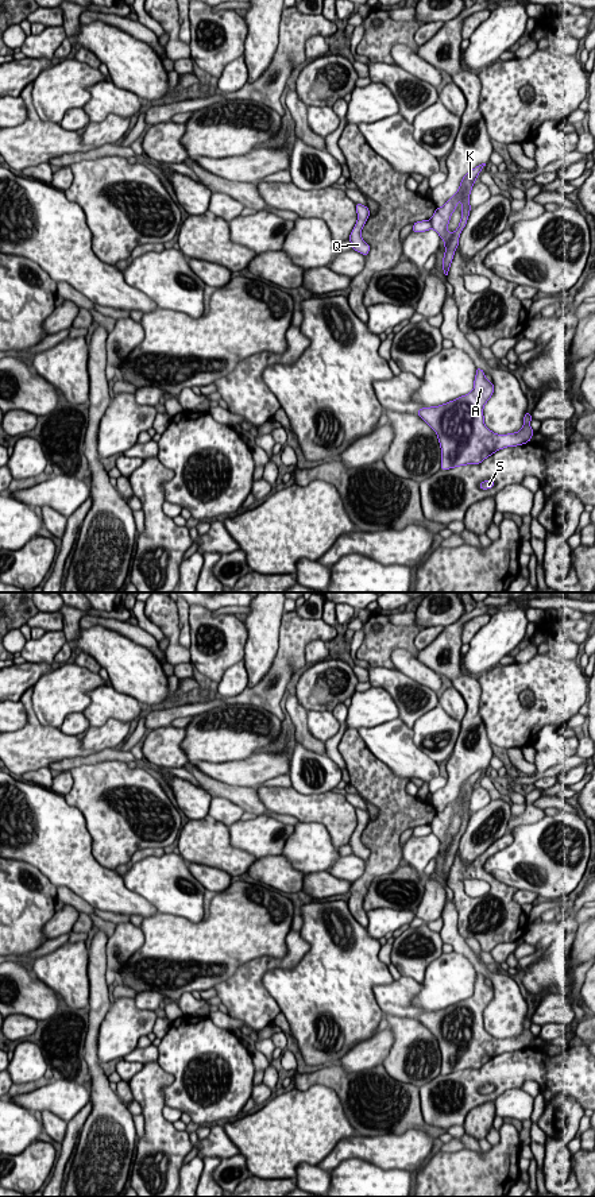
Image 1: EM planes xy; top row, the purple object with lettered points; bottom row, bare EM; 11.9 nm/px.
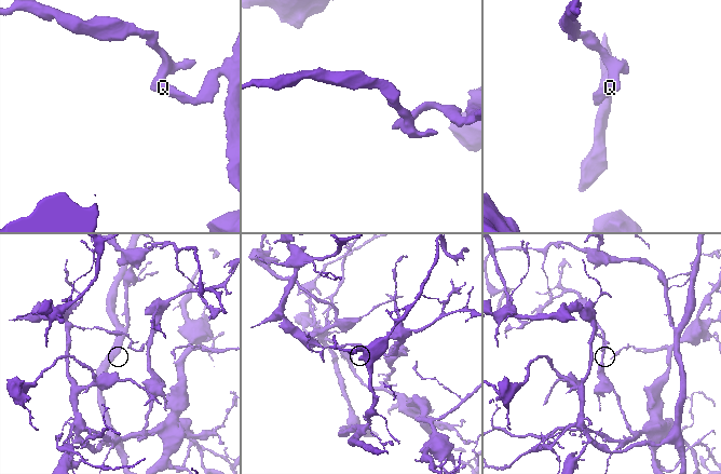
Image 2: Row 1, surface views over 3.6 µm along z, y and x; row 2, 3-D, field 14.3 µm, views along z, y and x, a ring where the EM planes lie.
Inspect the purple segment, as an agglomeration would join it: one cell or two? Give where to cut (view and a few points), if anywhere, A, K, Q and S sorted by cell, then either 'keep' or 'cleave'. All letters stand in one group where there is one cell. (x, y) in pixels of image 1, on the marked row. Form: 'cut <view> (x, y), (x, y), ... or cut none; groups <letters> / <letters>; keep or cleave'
cut xy (429, 220), (432, 227); groups A K S / Q; cleave

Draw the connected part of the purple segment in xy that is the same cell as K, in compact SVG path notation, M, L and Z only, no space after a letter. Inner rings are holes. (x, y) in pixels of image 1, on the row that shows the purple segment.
M482 163L472 169L470 173L467 173L459 186L459 190L456 194L453 194L448 201L441 206L437 208L433 213L433 217L430 219L432 228L440 235L440 238L444 240L445 246L445 254L443 258L443 270L444 274L448 275L451 262L455 255L455 250L459 246L459 236L463 231L463 228L467 224L468 216L470 216L470 193L471 189L476 181L478 174L482 171L482 169L486 166L486 163ZM457 202L463 202L461 208L461 220L457 227L457 229L452 233L448 232L448 223L451 220L451 215L455 212Z

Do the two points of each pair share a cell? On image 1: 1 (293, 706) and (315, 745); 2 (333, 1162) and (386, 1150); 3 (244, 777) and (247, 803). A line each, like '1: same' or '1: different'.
1: same
2: same
3: different

